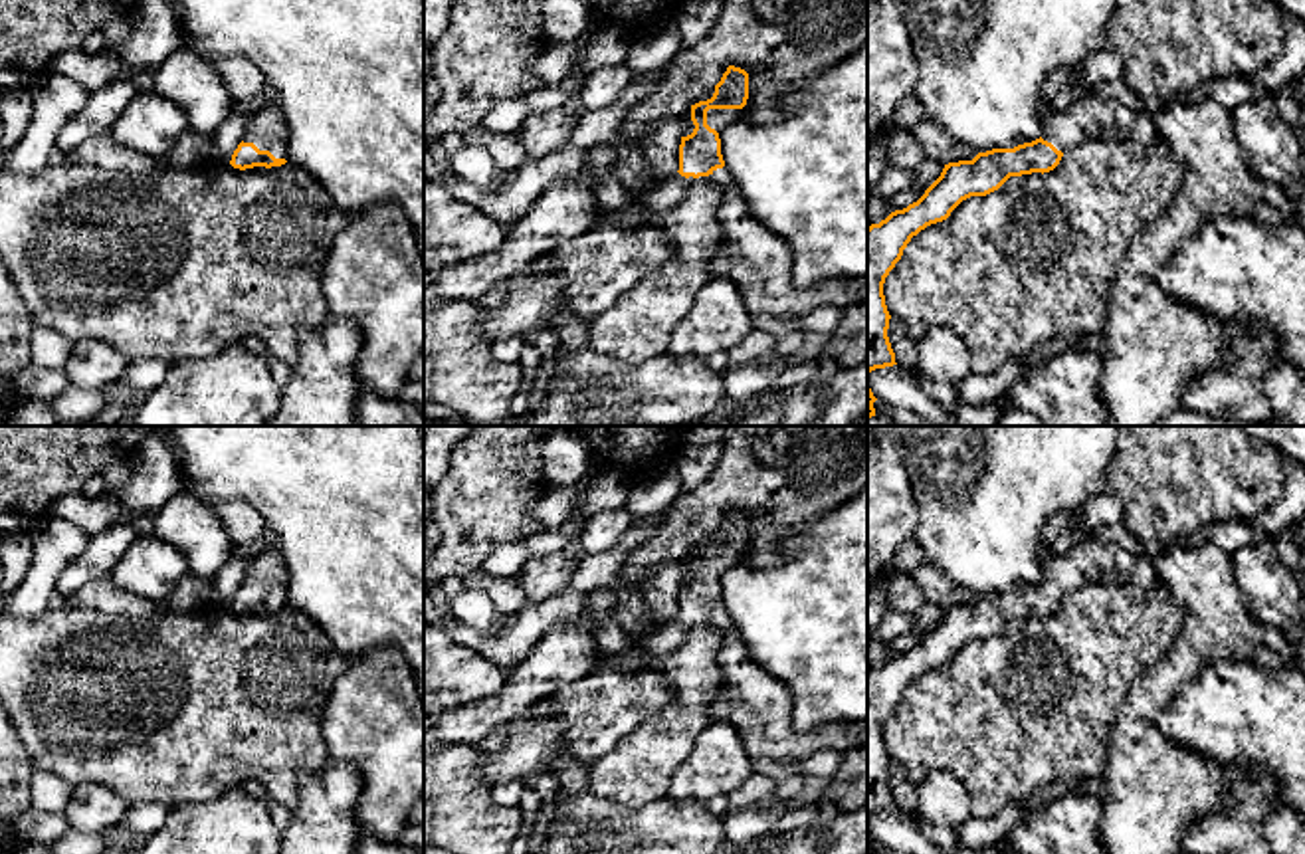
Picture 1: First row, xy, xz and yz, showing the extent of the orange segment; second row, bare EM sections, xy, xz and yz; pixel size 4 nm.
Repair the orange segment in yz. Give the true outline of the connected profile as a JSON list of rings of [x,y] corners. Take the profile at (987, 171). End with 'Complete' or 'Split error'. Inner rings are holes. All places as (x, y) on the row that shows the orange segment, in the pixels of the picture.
[[[1087,91],[1067,109],[1052,111],[1040,139],[945,164],[941,176],[917,202],[871,224],[867,228],[867,376],[875,369],[897,365],[887,337],[891,315],[883,283],[913,236],[947,220],[962,200],[986,196],[1010,176],[1050,172],[1073,147],[1111,137],[1153,147],[1158,141],[1158,131],[1151,115],[1133,113],[1113,97]]]. Split error

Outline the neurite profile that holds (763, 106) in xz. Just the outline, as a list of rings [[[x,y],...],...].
[[[762,69],[749,73],[749,99],[743,111],[756,123],[766,125],[784,117],[782,97],[798,87],[798,81],[774,79]]]

